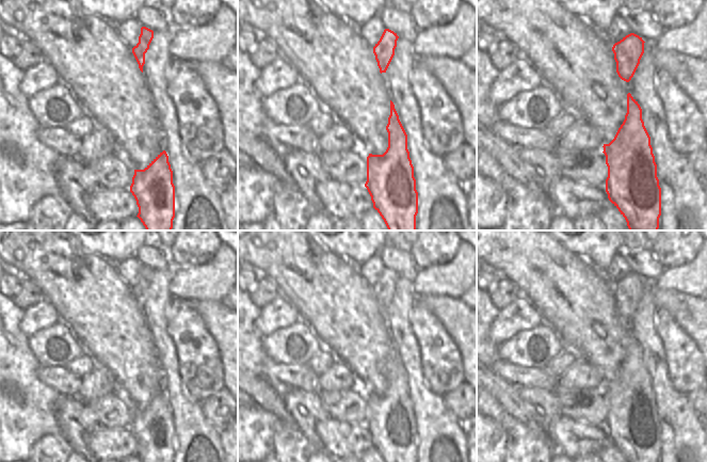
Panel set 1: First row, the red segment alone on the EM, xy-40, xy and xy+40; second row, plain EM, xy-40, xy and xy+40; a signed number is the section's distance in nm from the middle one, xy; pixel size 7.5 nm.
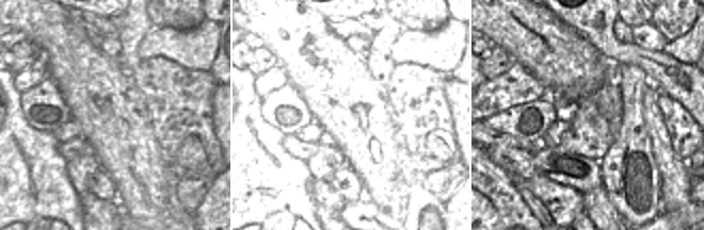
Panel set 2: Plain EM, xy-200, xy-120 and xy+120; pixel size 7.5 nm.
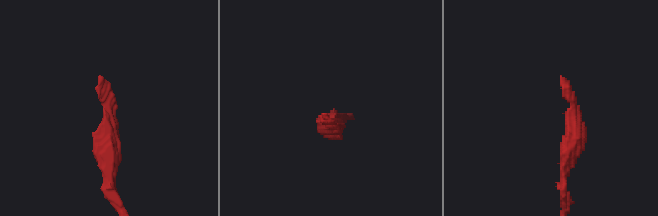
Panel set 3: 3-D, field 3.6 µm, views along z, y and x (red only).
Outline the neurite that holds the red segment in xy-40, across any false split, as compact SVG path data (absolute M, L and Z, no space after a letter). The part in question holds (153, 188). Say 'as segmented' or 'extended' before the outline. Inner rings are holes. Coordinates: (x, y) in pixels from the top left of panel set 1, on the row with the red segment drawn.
as segmented; M165 150L144 170L134 170L130 192L146 230L172 230L175 218L173 171Z

